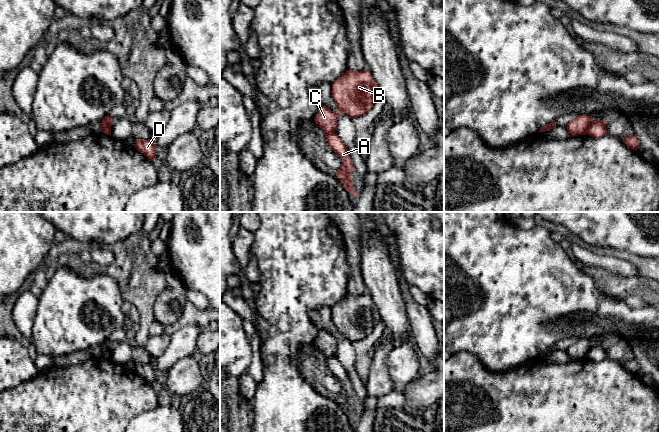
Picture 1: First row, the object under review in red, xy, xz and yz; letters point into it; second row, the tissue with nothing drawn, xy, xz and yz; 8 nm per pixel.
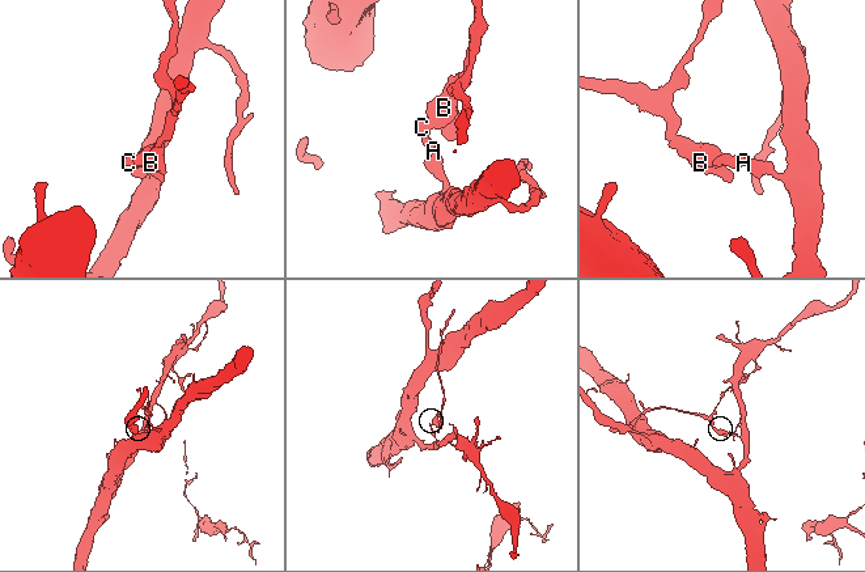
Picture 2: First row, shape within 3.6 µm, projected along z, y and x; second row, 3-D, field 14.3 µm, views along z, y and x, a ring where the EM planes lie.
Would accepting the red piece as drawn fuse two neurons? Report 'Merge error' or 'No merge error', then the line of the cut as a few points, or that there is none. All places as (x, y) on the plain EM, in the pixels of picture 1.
Merge error. Split along yz (592, 345), (586, 357)

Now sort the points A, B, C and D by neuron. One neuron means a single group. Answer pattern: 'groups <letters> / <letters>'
groups A / B C D

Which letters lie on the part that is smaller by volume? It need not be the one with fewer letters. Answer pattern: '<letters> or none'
B, C, D

